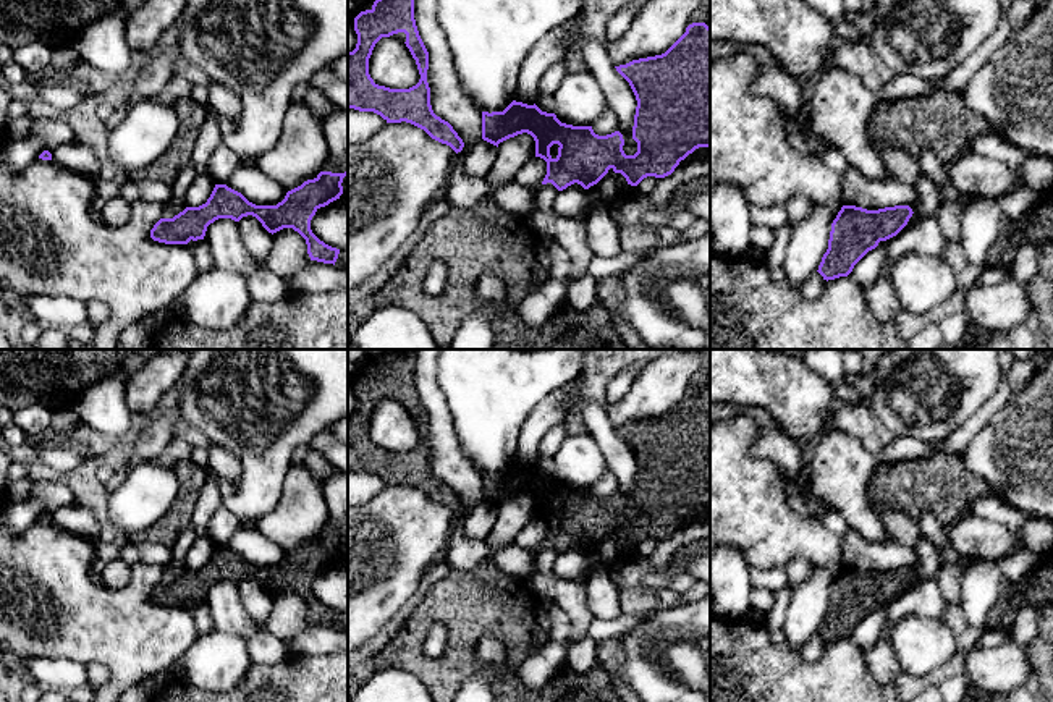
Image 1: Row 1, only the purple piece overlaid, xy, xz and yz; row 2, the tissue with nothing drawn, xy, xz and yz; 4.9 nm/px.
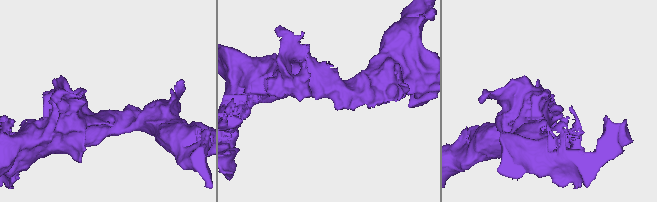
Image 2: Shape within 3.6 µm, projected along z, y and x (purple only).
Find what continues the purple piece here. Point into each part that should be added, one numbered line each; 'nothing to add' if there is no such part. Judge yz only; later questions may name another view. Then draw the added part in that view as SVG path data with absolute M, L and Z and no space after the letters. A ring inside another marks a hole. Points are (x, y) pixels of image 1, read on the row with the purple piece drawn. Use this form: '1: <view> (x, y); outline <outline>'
nothing to add

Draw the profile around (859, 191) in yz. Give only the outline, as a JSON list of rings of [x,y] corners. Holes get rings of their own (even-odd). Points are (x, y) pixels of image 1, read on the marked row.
[[[848,165],[843,178],[843,202],[867,210],[878,210],[894,205],[909,205],[917,212],[920,199],[912,184],[896,178],[873,181],[865,178],[857,168]]]

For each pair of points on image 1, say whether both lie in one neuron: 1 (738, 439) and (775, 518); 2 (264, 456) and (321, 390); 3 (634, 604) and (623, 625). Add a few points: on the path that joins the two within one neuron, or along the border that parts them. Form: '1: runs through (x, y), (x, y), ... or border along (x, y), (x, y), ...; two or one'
1: runs through (738, 458), (738, 481), (756, 499); one
2: runs through (270, 440), (304, 406); one
3: border along (655, 608), (646, 613), (621, 612); two

